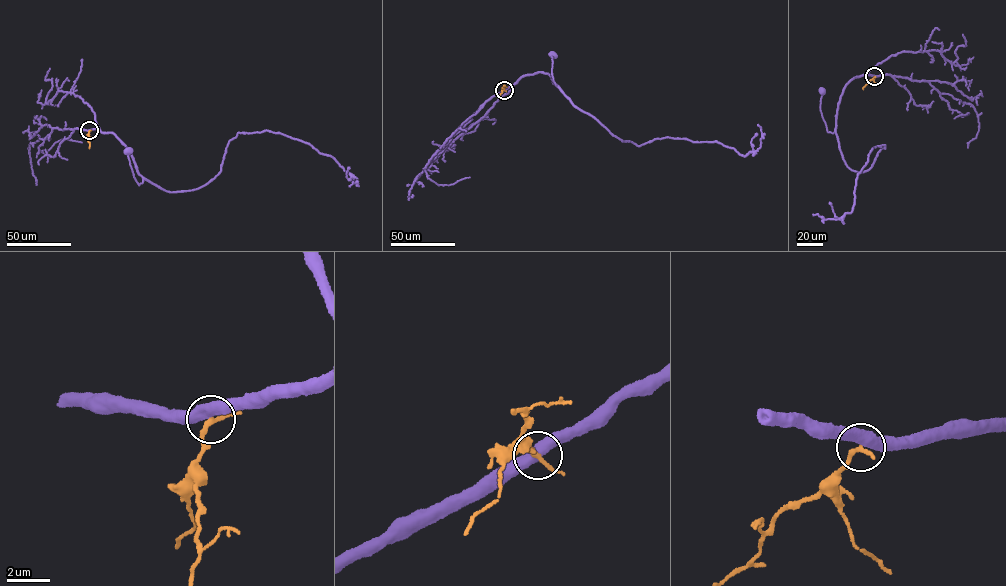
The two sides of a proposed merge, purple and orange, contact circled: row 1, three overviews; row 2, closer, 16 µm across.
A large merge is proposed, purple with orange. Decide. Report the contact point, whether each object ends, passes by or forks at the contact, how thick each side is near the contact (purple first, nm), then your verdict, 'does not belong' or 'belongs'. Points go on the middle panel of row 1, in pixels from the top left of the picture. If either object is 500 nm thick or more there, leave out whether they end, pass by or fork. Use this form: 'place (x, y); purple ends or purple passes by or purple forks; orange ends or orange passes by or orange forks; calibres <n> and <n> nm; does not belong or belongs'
place (504, 90); calibres 500 and 190 nm; does not belong

